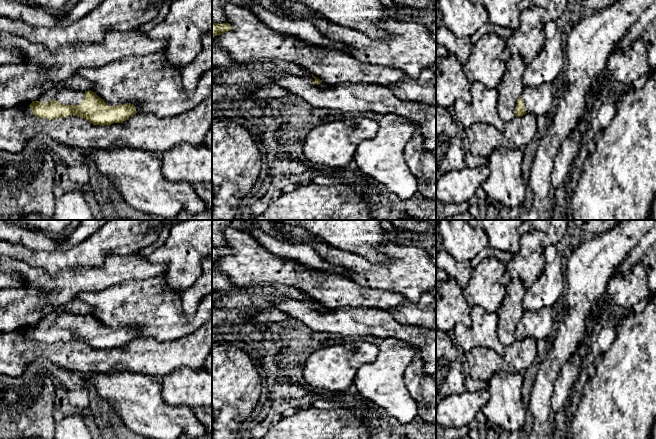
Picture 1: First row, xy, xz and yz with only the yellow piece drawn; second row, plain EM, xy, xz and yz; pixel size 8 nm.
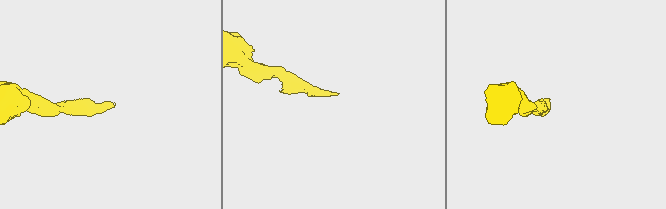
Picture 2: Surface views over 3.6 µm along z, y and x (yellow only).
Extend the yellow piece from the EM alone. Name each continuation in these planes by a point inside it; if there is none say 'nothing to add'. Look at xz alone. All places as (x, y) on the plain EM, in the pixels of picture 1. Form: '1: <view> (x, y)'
1: xz (348, 321)

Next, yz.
1: yz (538, 324)

